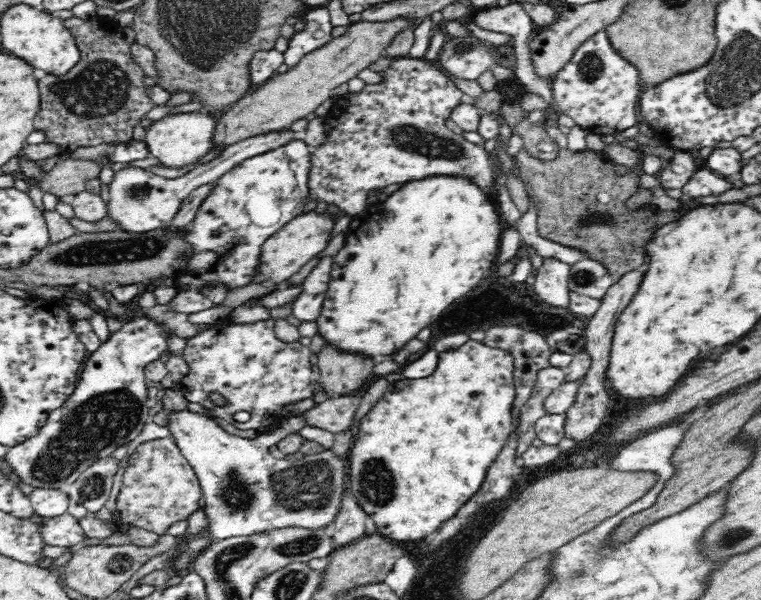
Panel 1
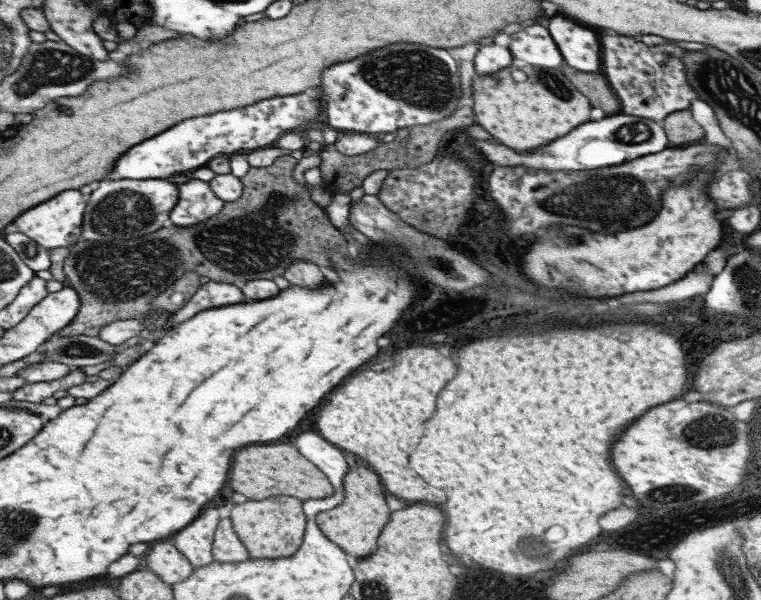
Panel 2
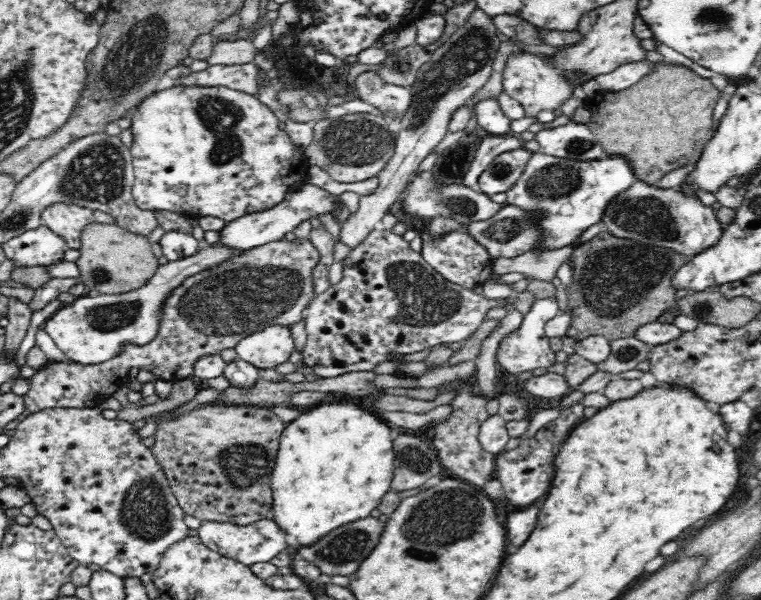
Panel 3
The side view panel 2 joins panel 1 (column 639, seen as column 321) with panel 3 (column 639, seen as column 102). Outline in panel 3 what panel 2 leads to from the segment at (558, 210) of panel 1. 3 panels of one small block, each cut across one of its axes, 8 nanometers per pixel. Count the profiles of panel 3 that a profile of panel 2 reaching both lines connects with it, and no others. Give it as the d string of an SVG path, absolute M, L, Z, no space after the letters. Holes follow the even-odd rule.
M606 230L578 244L568 260L573 274L572 284L567 288L571 321L566 335L576 341L598 335L609 341L634 336L636 329L656 322L658 316L677 304L672 278L688 262L688 255L618 238Z

